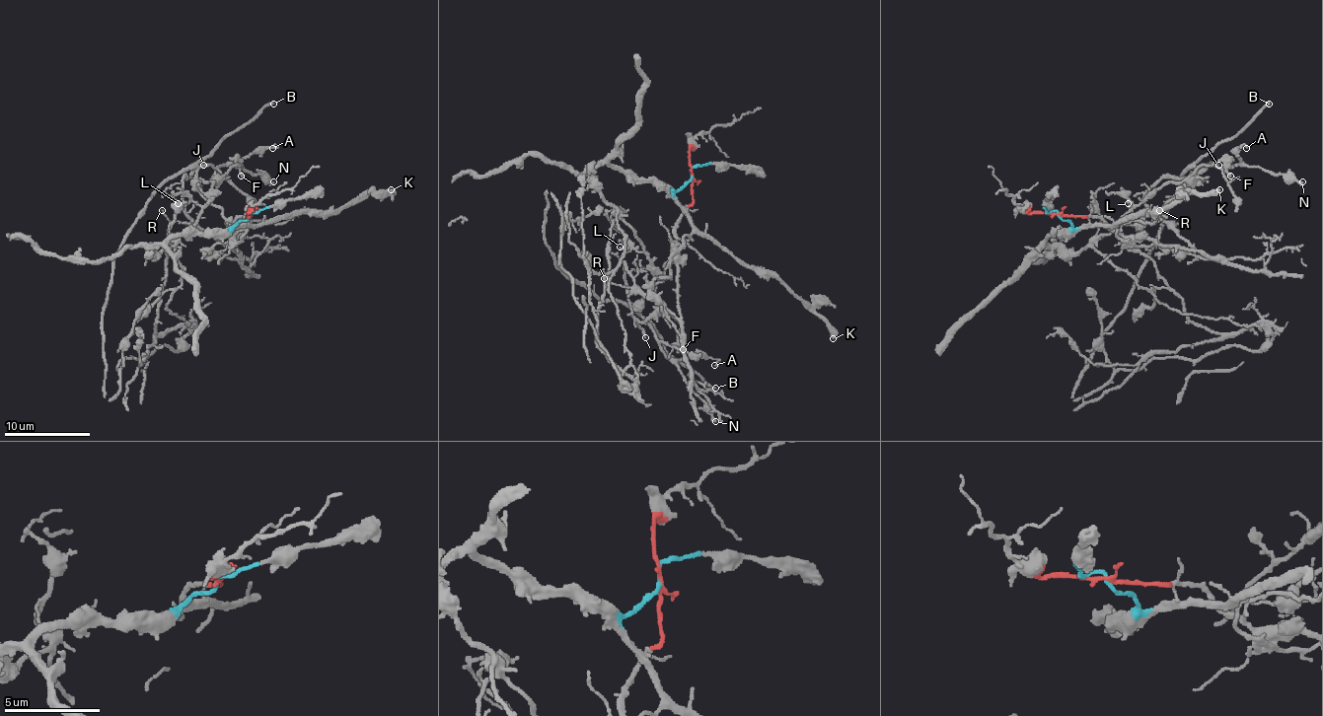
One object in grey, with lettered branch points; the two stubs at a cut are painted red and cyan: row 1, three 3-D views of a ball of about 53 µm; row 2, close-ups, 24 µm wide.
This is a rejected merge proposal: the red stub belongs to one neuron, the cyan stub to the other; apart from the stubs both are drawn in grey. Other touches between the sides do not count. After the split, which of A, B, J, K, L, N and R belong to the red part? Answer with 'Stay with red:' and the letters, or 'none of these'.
Stay with red: A, B, J, N, R

